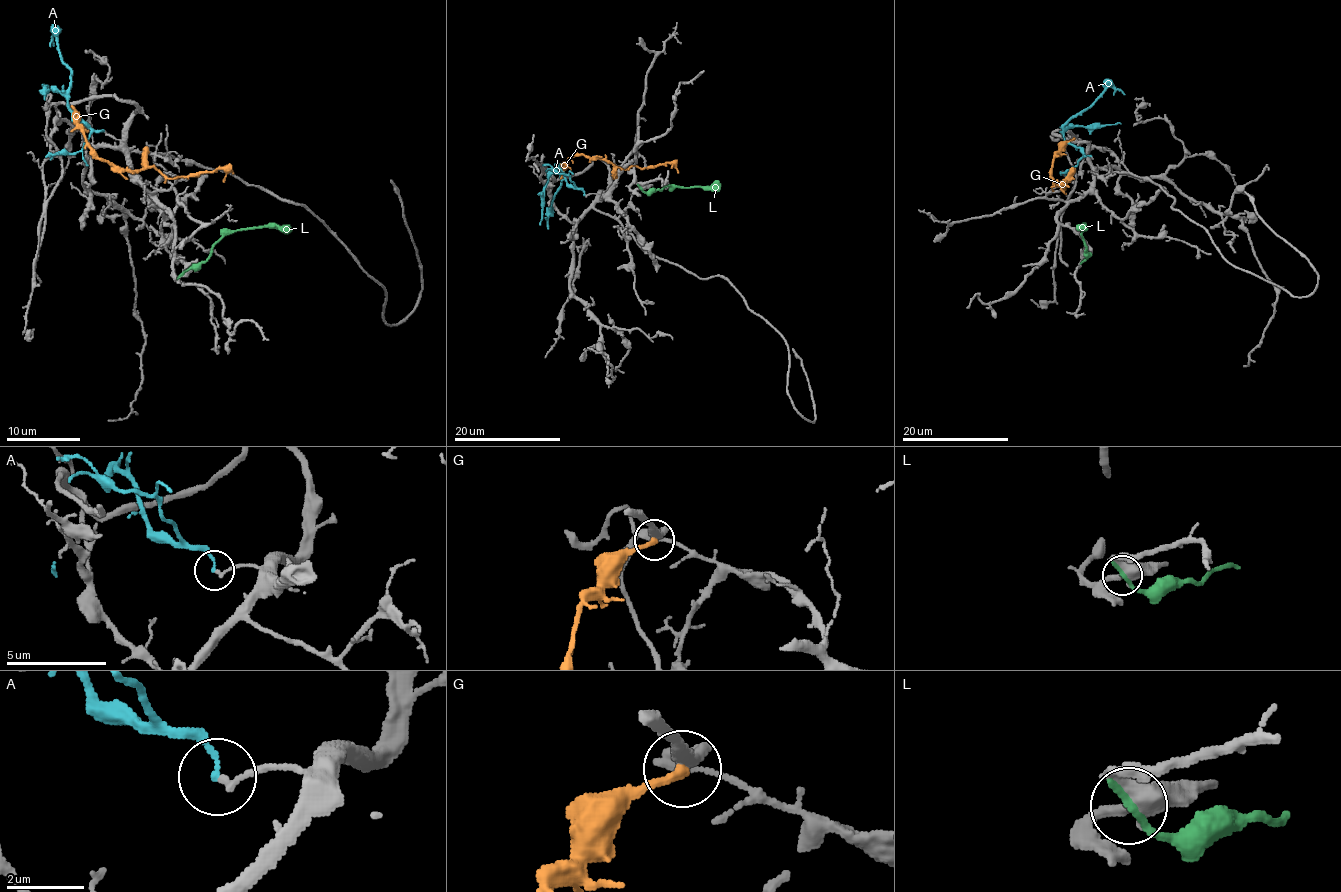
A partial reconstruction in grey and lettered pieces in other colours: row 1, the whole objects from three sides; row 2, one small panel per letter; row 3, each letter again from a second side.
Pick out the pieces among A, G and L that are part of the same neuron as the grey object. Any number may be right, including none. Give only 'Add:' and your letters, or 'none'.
Add: none

